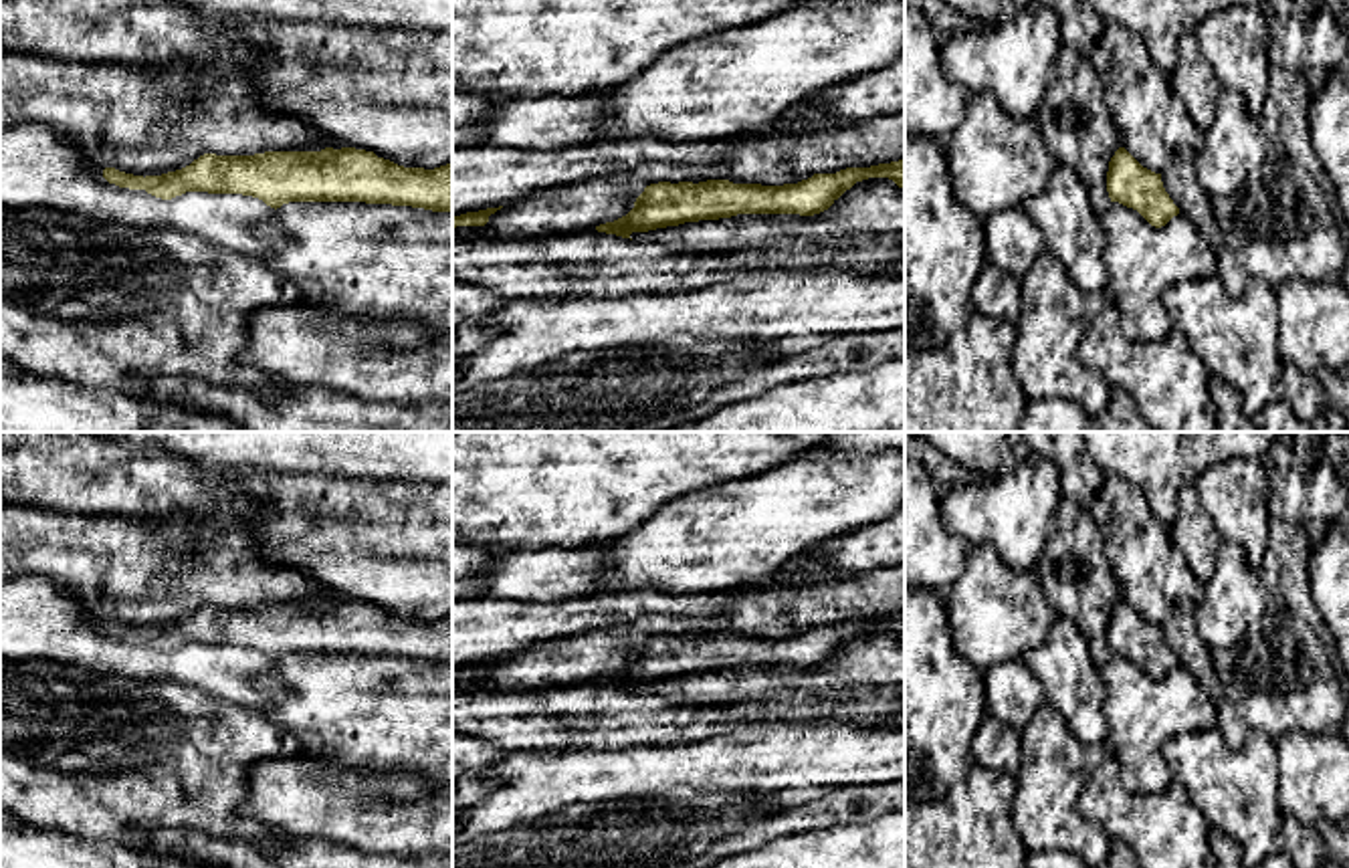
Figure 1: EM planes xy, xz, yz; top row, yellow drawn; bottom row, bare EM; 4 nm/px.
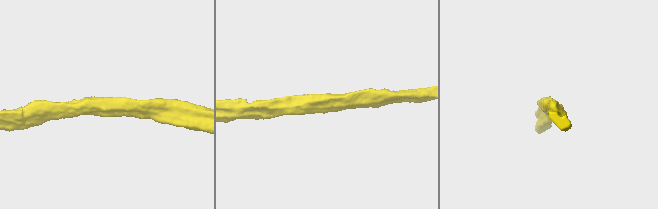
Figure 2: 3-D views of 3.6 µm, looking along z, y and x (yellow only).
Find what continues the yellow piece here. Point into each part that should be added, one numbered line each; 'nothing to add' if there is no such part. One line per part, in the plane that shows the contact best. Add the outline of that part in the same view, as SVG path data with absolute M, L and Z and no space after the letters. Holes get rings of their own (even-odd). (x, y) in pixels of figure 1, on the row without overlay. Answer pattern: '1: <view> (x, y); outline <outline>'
nothing to add

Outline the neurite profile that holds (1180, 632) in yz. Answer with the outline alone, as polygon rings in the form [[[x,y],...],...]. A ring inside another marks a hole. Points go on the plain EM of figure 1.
[[[1181,598],[1173,608],[1171,618],[1161,624],[1161,634],[1179,660],[1179,666],[1200,682],[1216,704],[1220,704],[1224,688],[1214,668],[1212,650],[1208,650],[1198,636],[1196,602]]]

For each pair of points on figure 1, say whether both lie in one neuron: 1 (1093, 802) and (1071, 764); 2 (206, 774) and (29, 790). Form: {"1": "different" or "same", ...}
{"1": "different", "2": "same"}

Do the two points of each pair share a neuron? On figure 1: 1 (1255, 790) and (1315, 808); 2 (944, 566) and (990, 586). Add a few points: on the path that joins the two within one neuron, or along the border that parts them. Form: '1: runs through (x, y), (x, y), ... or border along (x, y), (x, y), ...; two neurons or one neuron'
1: border along (1275, 751), (1277, 804), (1283, 814); two neurons
2: border along (970, 546), (964, 558), (964, 572), (944, 596); two neurons

